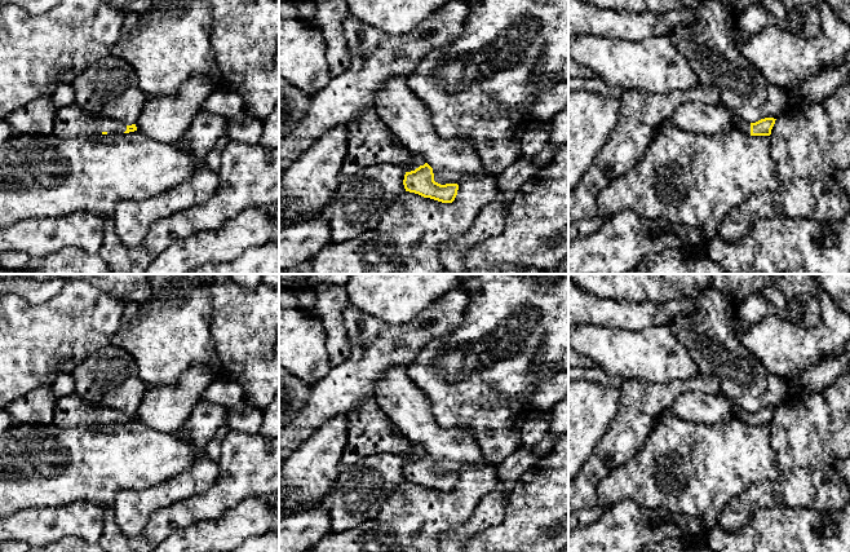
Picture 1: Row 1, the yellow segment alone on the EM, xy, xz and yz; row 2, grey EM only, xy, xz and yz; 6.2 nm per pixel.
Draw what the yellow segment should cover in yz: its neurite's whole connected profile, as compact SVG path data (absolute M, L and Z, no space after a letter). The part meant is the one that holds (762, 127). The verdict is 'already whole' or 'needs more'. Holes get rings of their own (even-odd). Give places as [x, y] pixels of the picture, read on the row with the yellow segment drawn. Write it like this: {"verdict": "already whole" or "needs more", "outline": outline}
{"verdict": "needs more", "outline": "M732 115L735 128L749 136L770 136L775 120L776 119L774 118L765 118L756 123L749 123L736 115Z"}

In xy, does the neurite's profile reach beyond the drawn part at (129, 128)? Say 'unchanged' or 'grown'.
grown

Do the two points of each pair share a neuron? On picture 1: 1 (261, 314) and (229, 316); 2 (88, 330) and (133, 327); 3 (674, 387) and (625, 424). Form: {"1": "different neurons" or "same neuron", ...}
{"1": "same neuron", "2": "different neurons", "3": "same neuron"}

